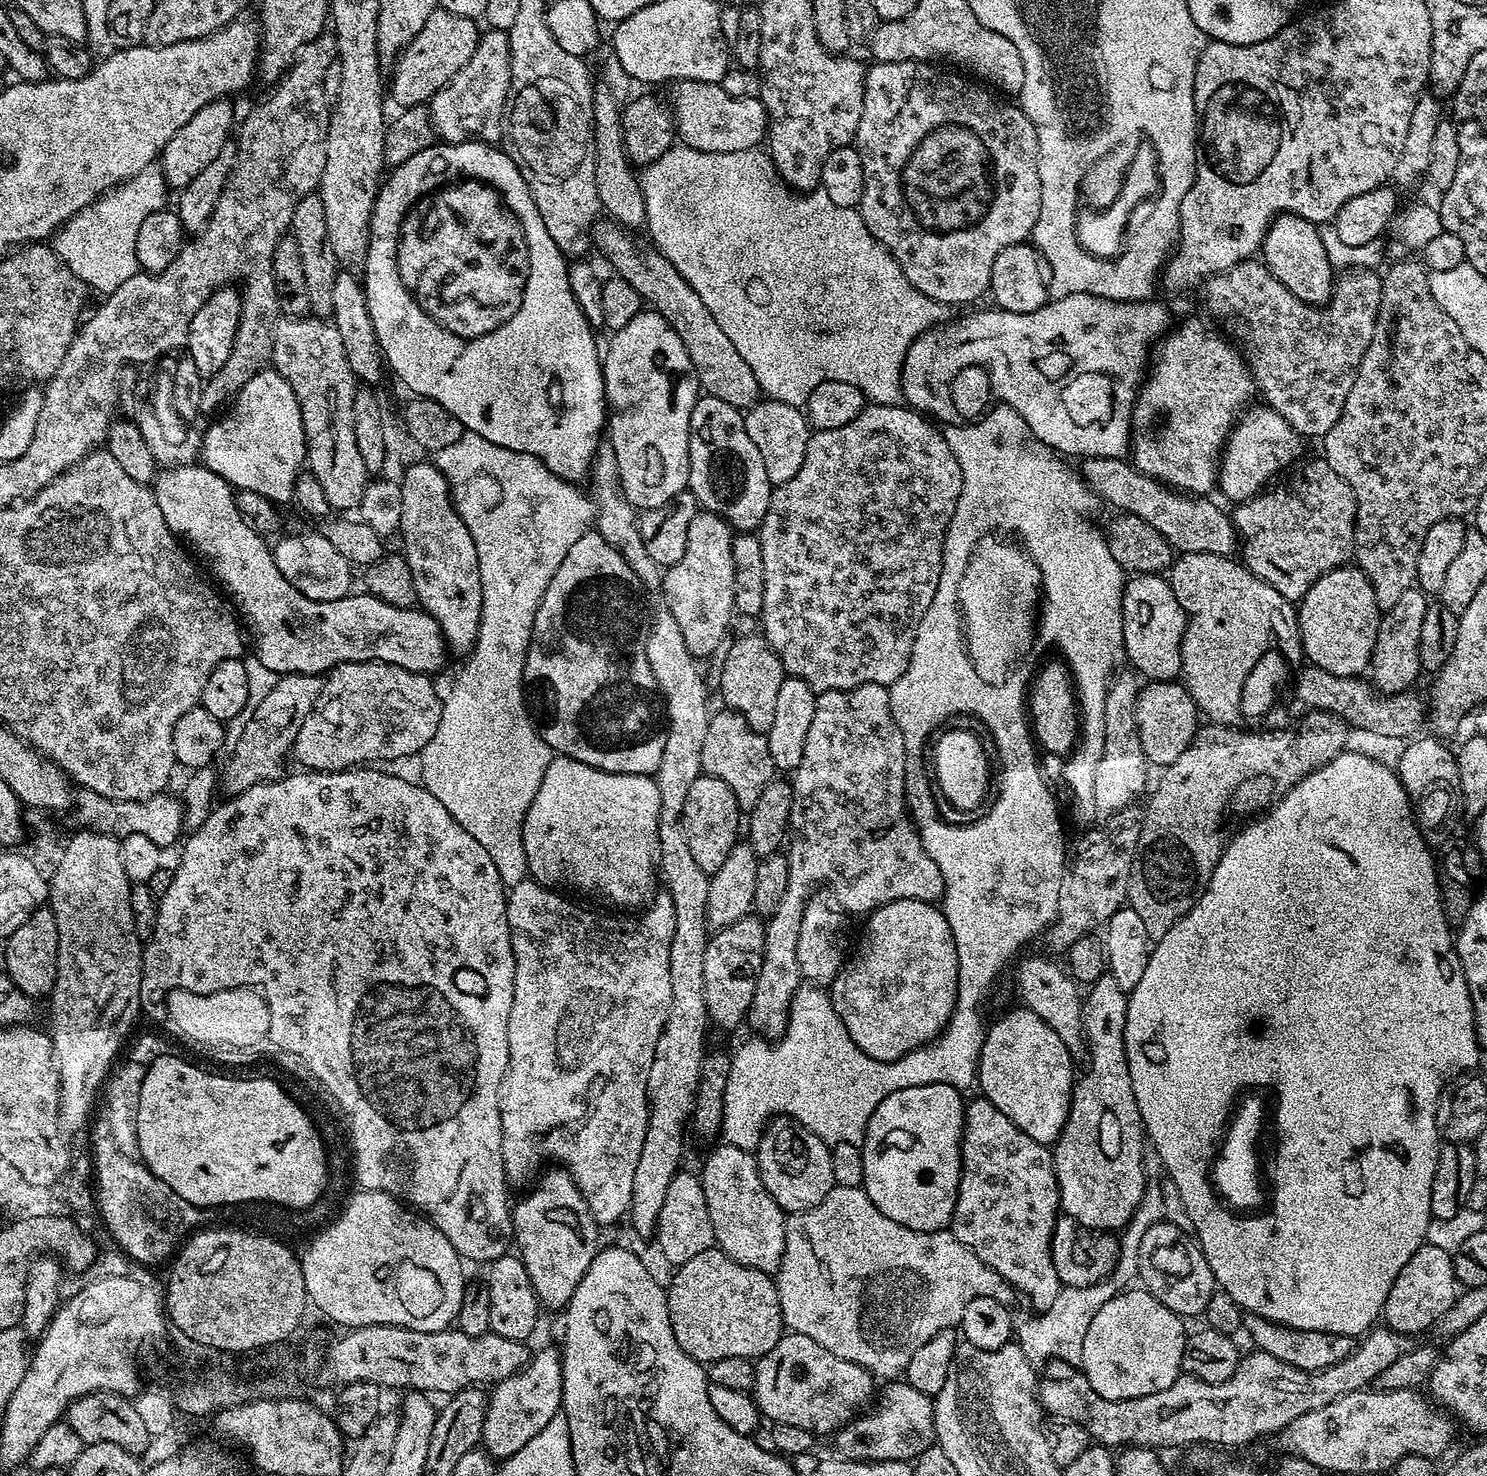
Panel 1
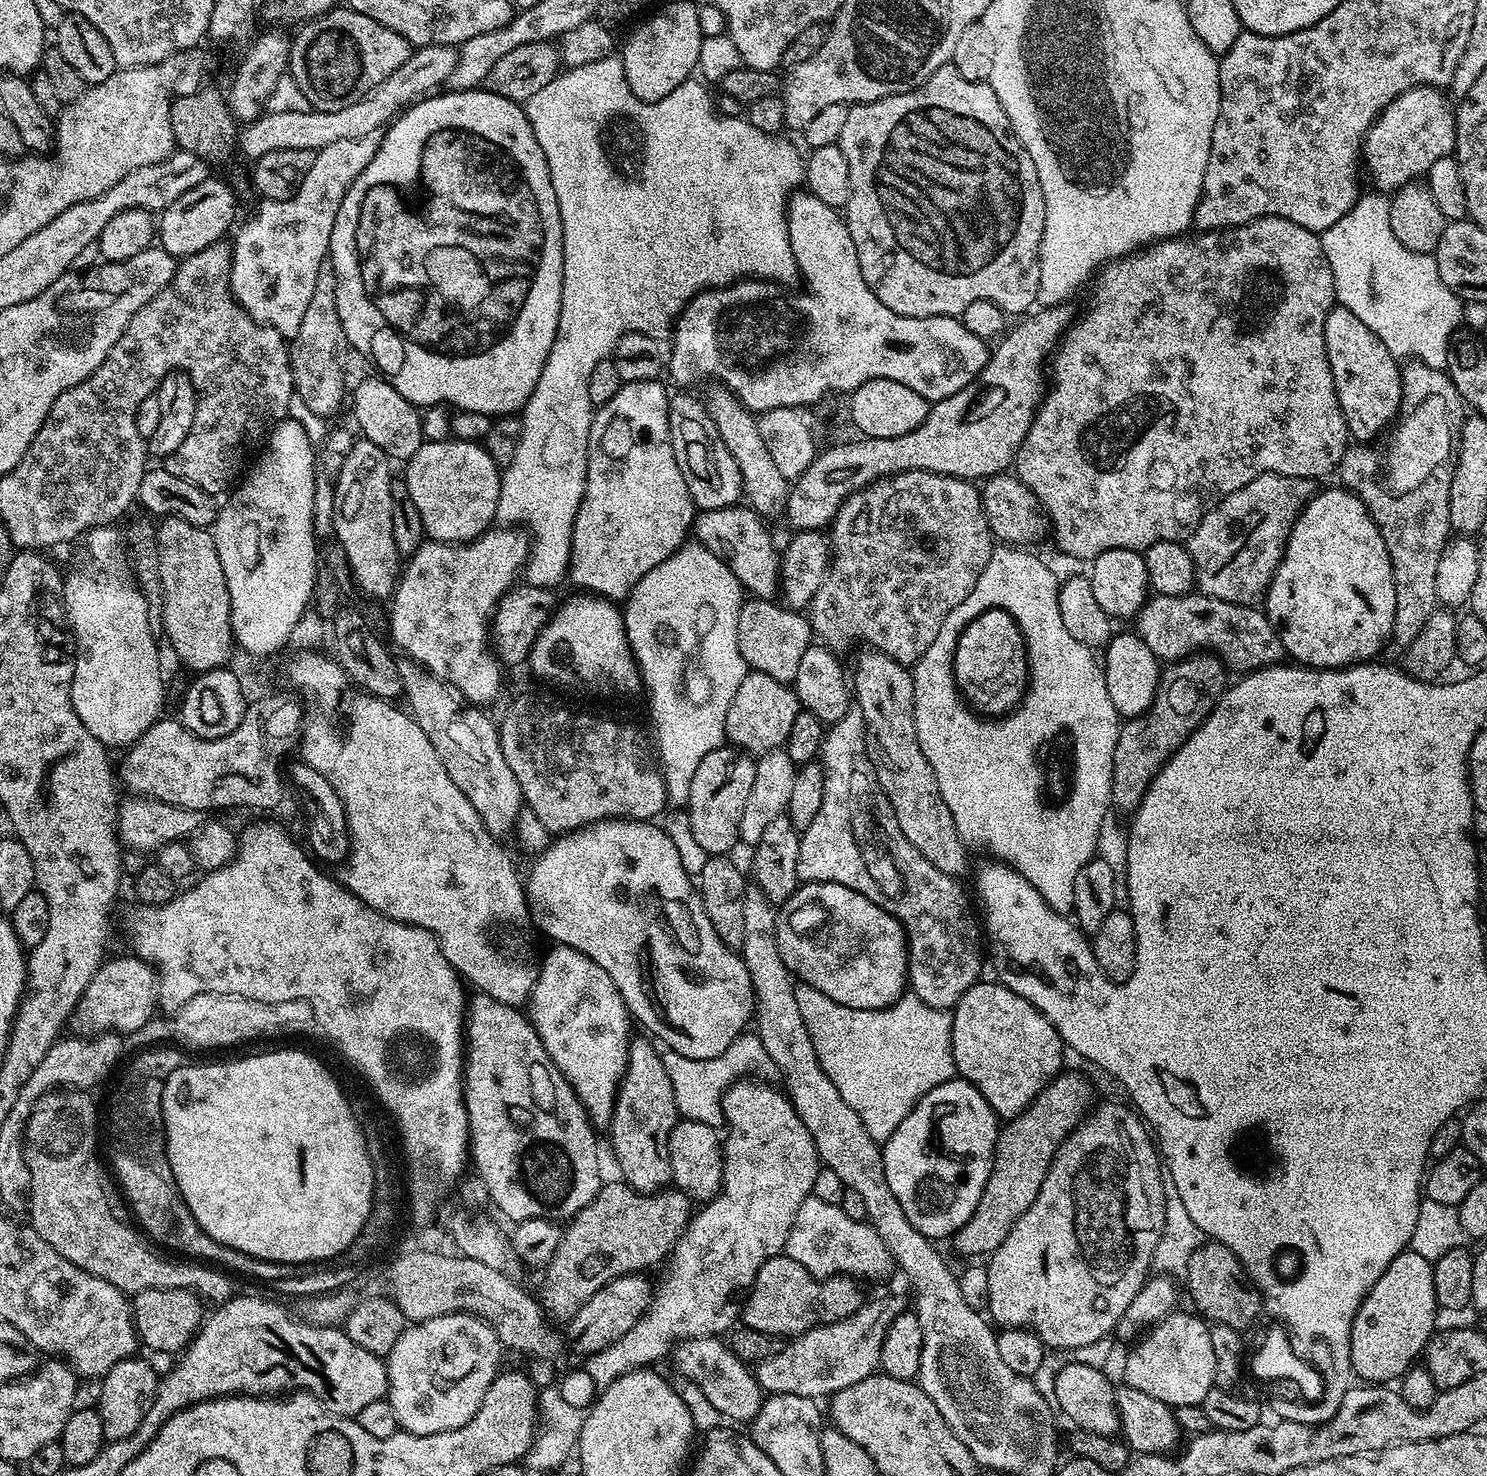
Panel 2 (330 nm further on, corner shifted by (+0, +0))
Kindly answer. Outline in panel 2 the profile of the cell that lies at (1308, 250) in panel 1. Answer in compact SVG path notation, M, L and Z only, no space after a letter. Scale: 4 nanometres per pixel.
M1333 306L1326 314L1324 341L1330 374L1334 378L1334 390L1342 406L1349 437L1356 442L1375 441L1372 439L1380 431L1383 433L1397 419L1400 411L1402 368L1397 357L1386 350L1374 330L1368 329L1356 315L1350 314L1350 310L1339 306Z

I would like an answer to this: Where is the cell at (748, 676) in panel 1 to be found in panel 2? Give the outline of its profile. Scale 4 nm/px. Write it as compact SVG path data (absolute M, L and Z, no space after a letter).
M745 599L738 614L738 650L753 672L770 674L770 678L778 678L778 682L791 685L798 674L798 665L802 663L802 654L806 654L809 644L813 643L814 633L807 615L793 610L775 599Z

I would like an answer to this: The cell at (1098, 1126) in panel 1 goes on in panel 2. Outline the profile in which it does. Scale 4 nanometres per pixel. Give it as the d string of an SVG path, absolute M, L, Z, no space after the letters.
M1097 1103L1088 1112L1082 1123L1062 1141L1059 1150L1056 1151L1056 1157L1052 1159L1050 1170L1042 1182L1042 1190L1038 1190L1038 1198L1034 1198L1034 1202L1030 1202L1030 1210L1026 1210L1026 1214L1022 1214L1022 1218L1018 1218L1018 1222L1014 1222L1014 1230L1010 1230L1010 1234L1006 1234L1006 1242L1002 1242L1002 1246L998 1246L998 1250L991 1253L986 1264L990 1278L990 1294L986 1312L991 1323L1004 1328L1027 1328L1039 1336L1045 1349L1048 1350L1060 1350L1056 1348L1071 1350L1088 1346L1092 1342L1098 1342L1099 1339L1107 1337L1115 1329L1122 1314L1126 1314L1126 1306L1130 1306L1130 1302L1134 1302L1138 1290L1142 1290L1145 1280L1149 1279L1150 1273L1153 1271L1154 1250L1164 1232L1162 1160L1158 1155L1157 1145L1146 1127L1145 1121L1127 1103L1100 1103Z

